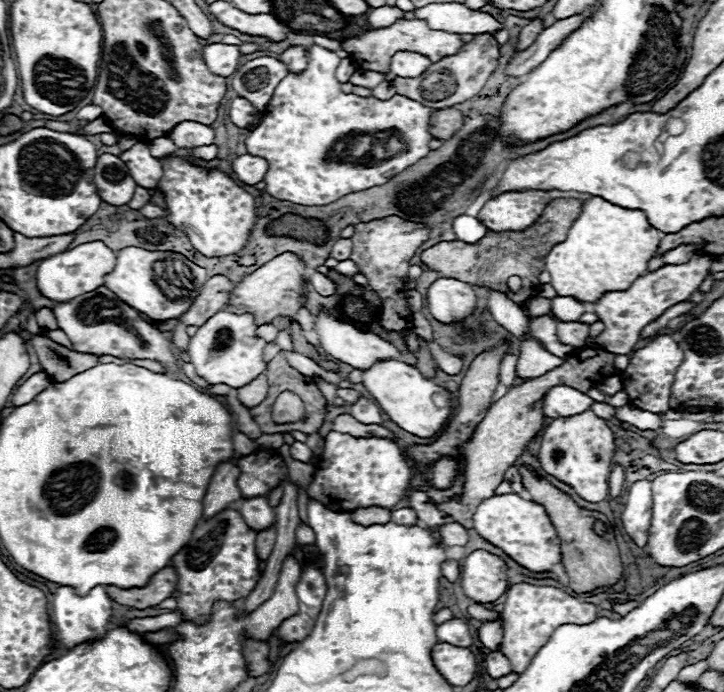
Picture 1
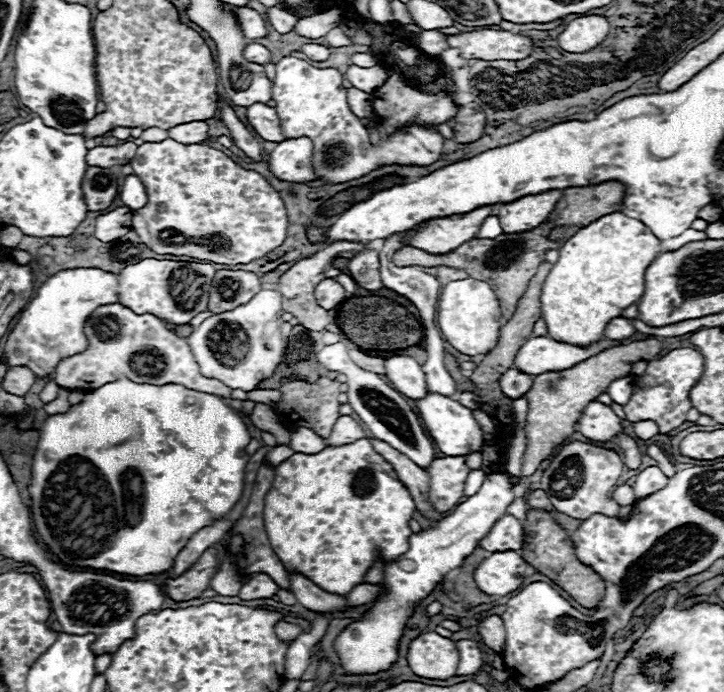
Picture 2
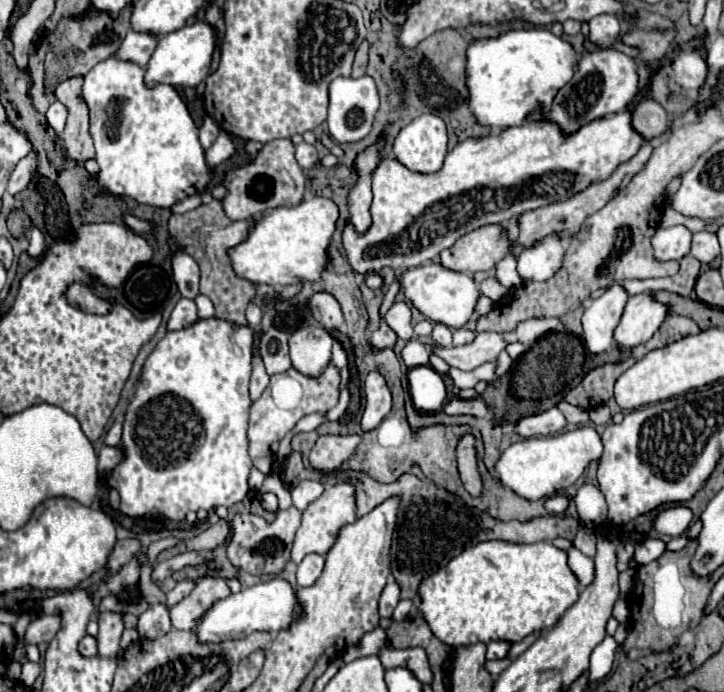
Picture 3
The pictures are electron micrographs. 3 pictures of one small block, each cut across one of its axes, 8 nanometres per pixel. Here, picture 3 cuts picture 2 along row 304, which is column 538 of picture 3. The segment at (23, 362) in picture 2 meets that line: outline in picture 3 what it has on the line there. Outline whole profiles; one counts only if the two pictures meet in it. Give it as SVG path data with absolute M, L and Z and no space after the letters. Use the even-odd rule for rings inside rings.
M546 28L508 30L496 38L472 40L466 48L468 106L480 126L510 128L526 124L534 106L550 108L554 94L574 76L574 48Z

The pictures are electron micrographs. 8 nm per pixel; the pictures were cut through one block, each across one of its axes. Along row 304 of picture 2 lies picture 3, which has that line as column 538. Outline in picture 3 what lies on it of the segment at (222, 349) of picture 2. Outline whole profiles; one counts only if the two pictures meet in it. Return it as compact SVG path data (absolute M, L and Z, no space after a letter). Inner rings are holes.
M548 234L534 246L524 248L518 256L518 274L524 284L552 278L562 268L564 242L560 234Z

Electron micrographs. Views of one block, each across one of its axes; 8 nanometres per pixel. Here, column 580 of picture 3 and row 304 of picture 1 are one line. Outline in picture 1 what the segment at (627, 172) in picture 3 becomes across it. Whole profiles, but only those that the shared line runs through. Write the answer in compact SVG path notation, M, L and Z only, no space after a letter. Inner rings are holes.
M212 276L202 286L202 292L194 298L194 304L178 318L178 328L202 326L214 312L220 312L228 302L228 292L234 284L226 276Z

